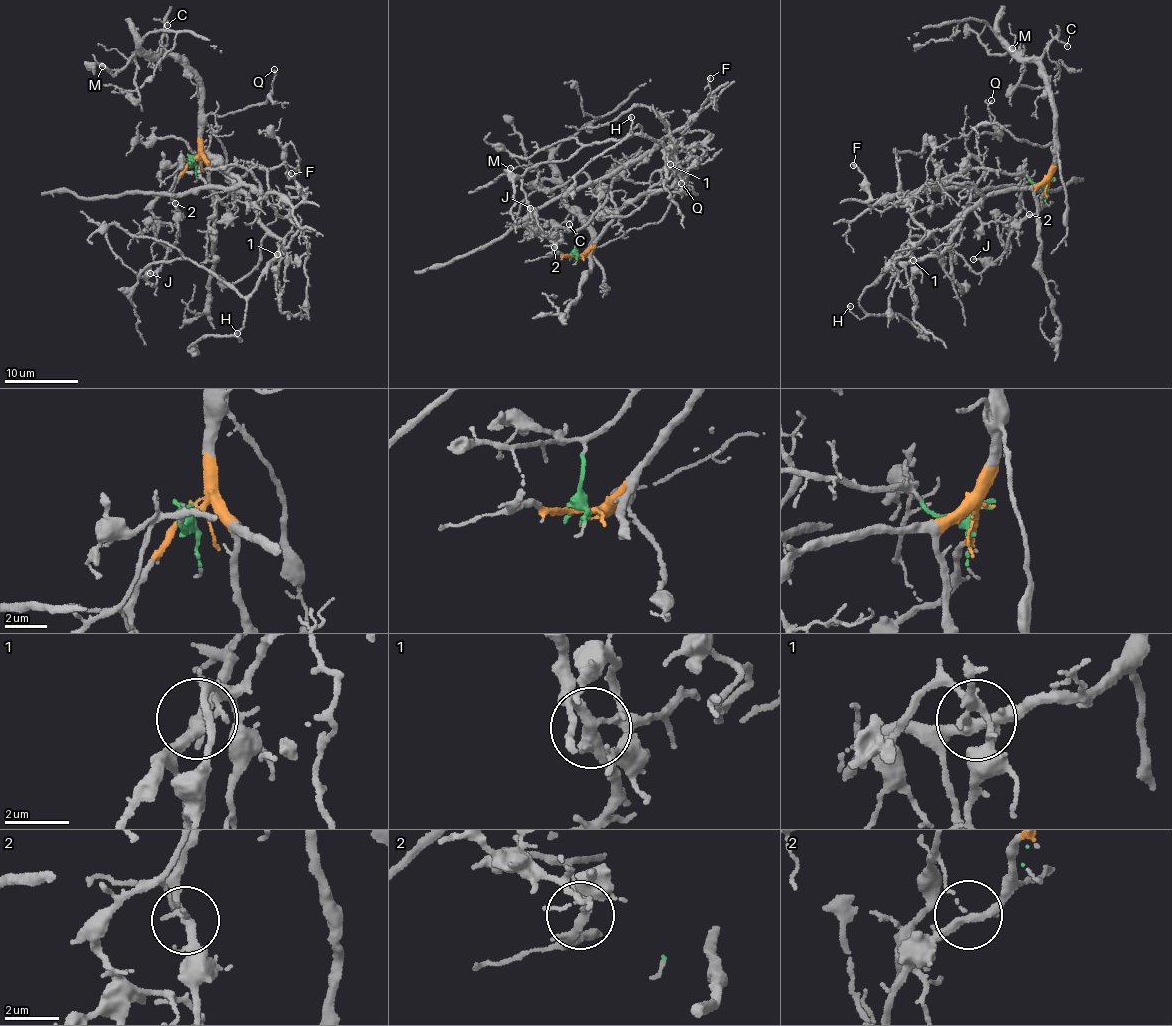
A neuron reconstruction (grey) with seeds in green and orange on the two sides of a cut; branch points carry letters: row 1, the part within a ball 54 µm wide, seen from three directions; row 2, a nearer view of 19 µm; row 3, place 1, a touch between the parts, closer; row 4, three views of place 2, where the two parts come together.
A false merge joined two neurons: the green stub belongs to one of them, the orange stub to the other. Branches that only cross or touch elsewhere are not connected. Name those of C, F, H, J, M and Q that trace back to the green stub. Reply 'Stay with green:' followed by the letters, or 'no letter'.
Stay with green: F

